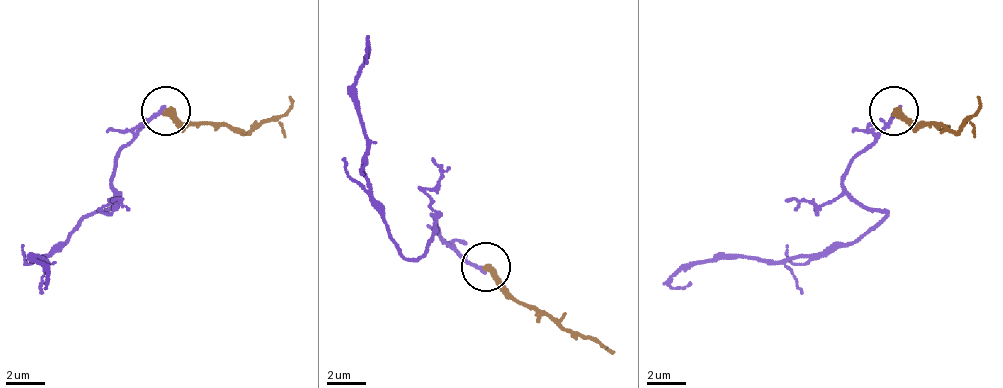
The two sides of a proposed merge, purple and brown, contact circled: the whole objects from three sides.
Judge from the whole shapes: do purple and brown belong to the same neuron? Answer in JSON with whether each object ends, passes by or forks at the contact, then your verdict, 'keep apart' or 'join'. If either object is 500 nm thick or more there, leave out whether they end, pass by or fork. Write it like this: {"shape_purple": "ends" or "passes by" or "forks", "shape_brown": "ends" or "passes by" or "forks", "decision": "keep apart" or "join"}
{"shape_purple": "ends", "shape_brown": "ends", "decision": "keep apart"}

